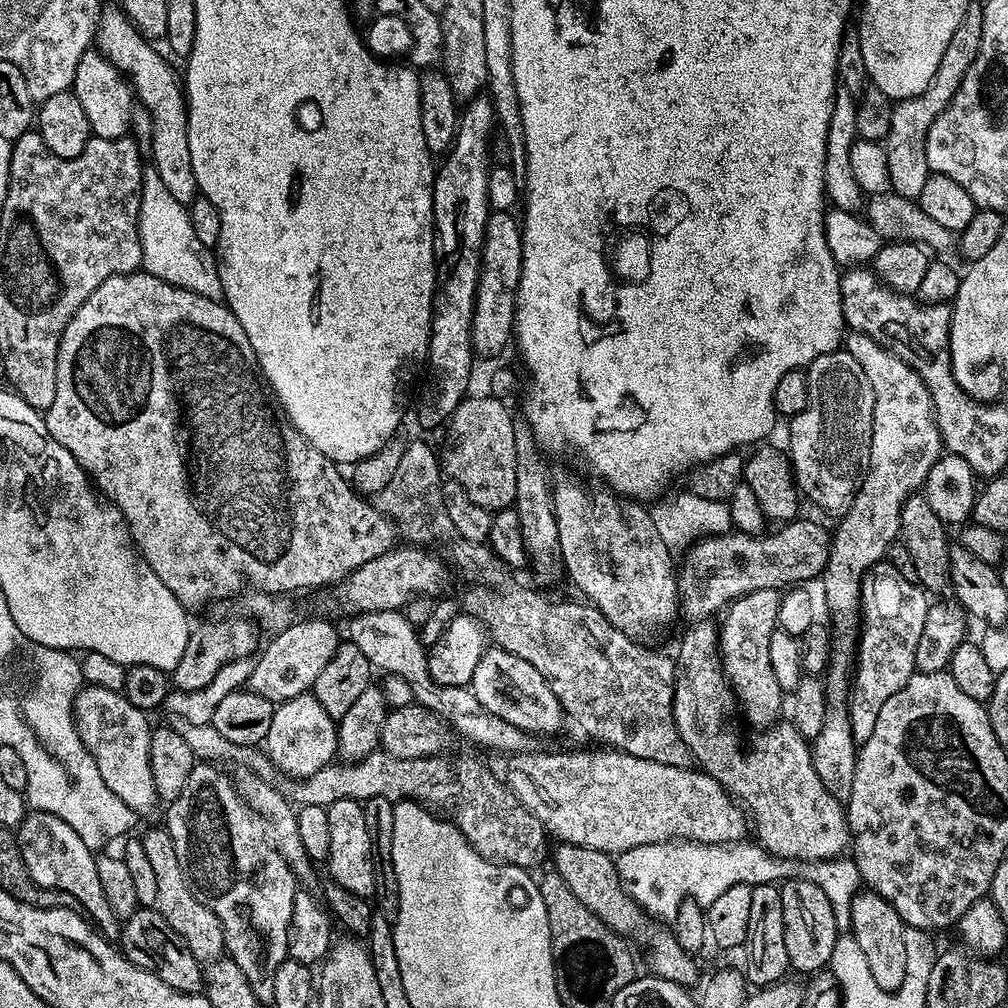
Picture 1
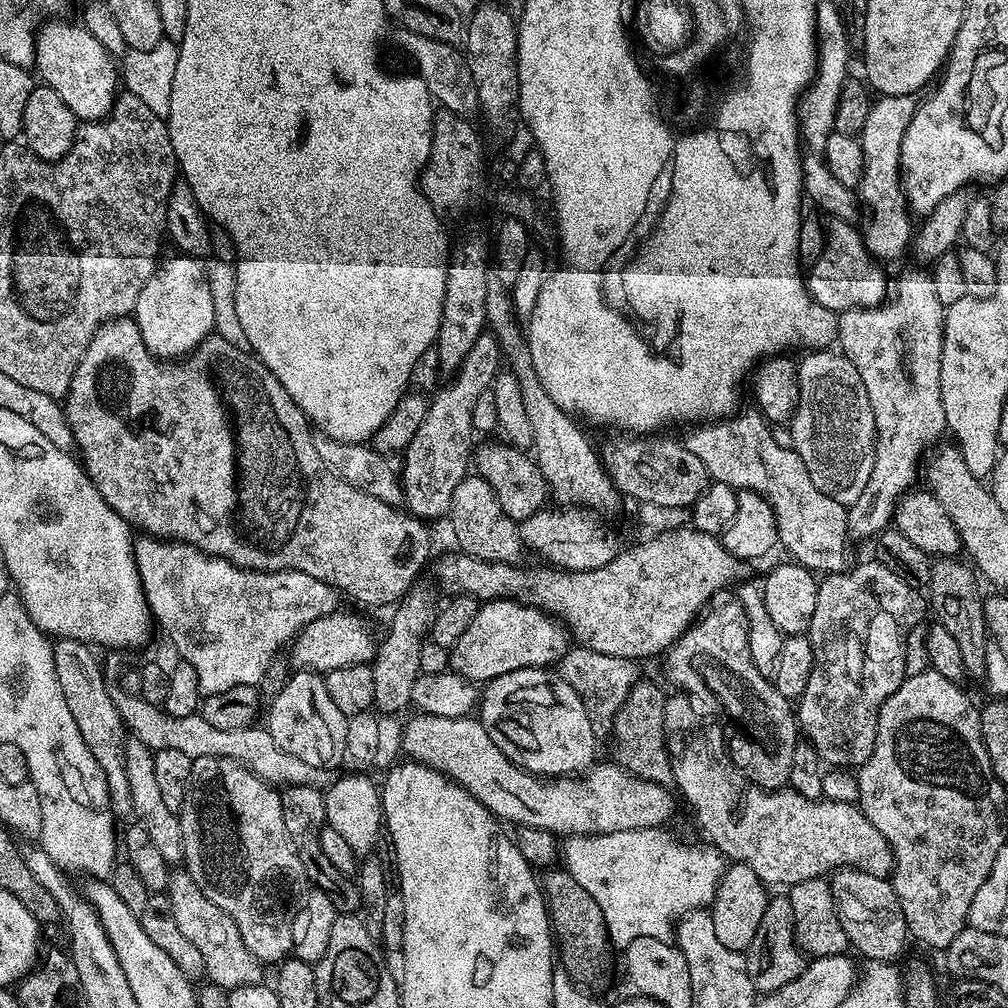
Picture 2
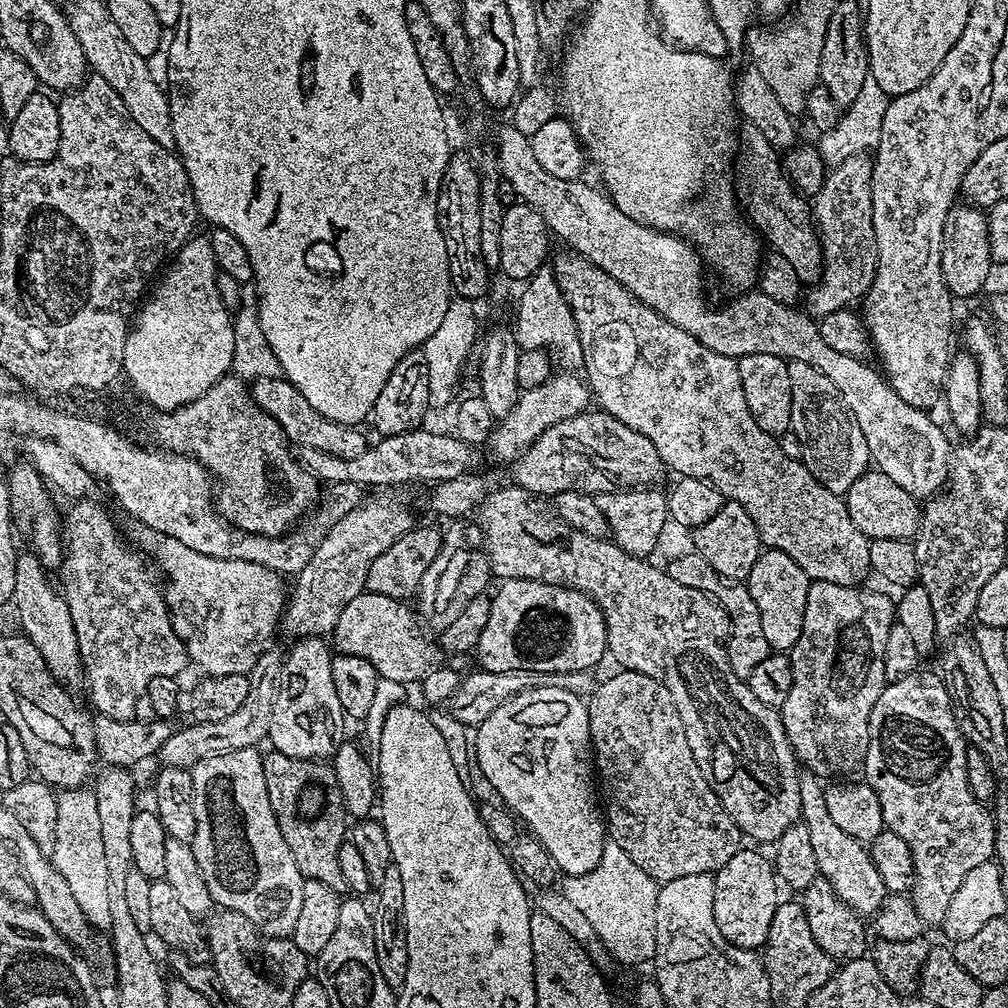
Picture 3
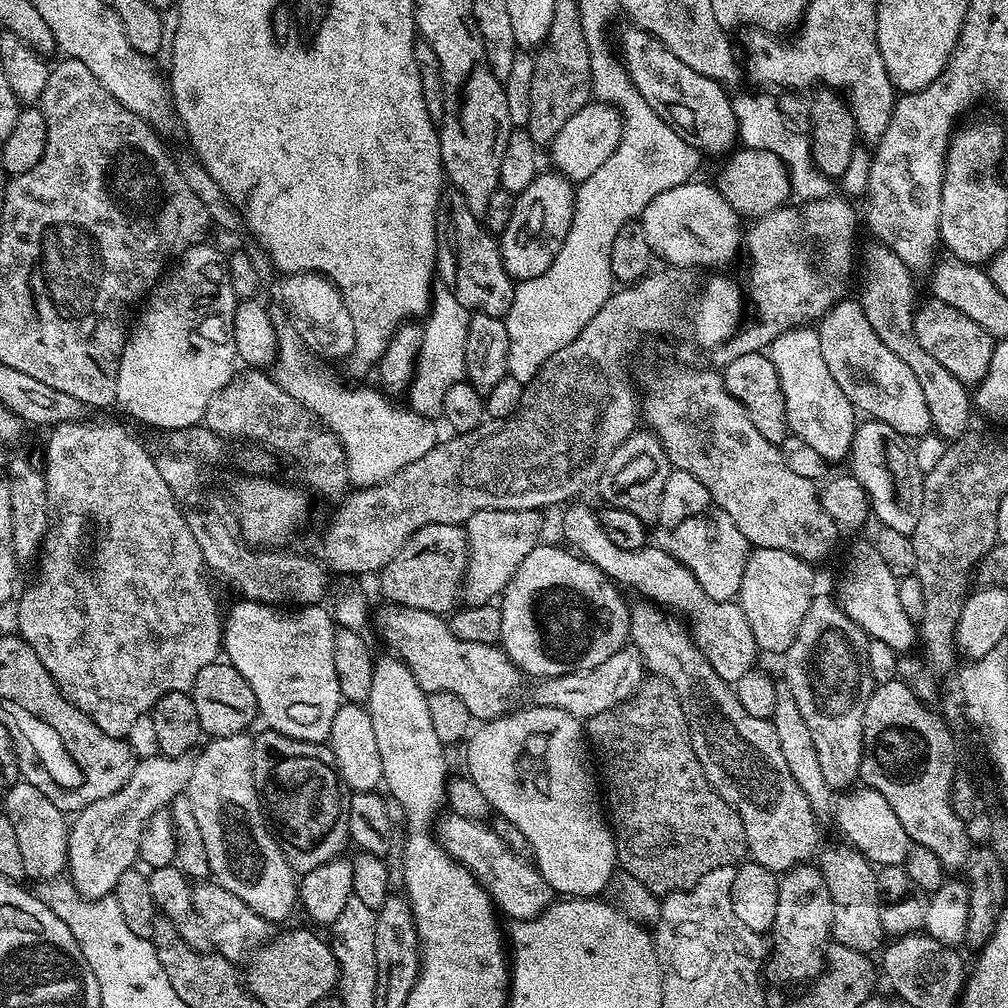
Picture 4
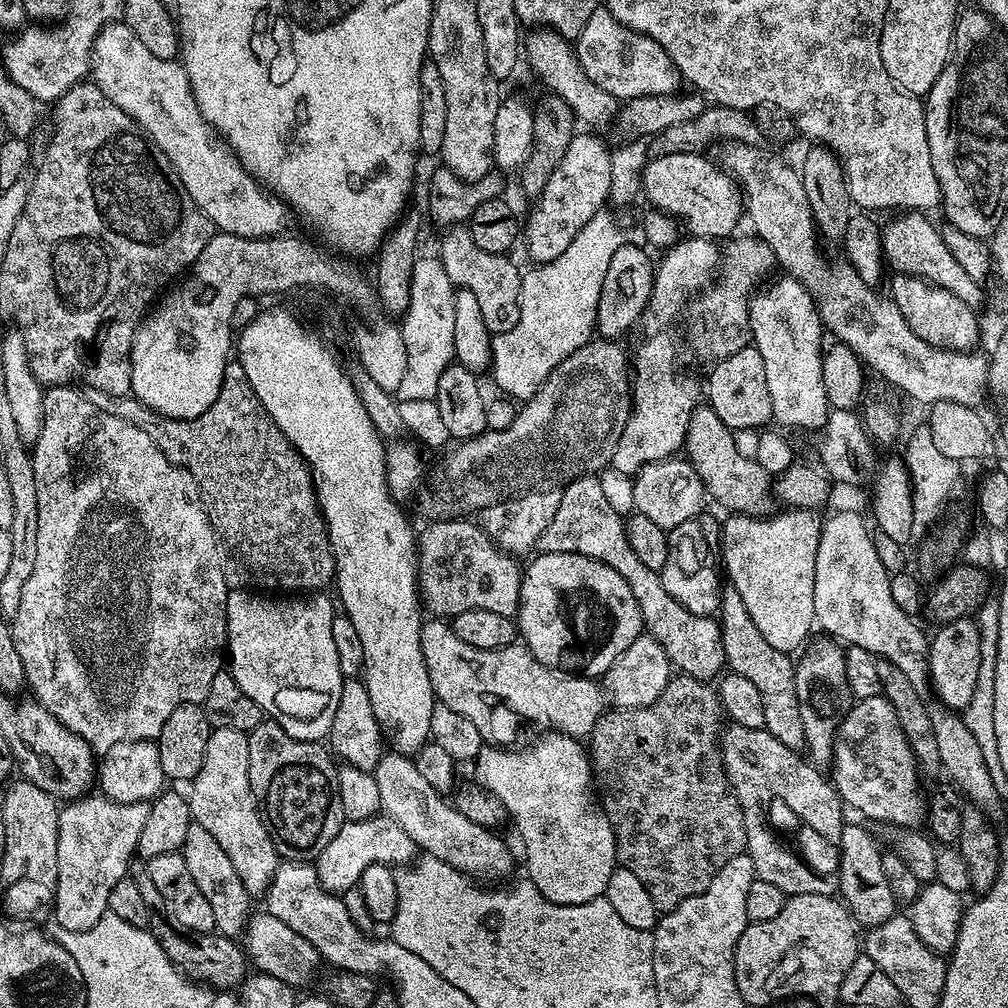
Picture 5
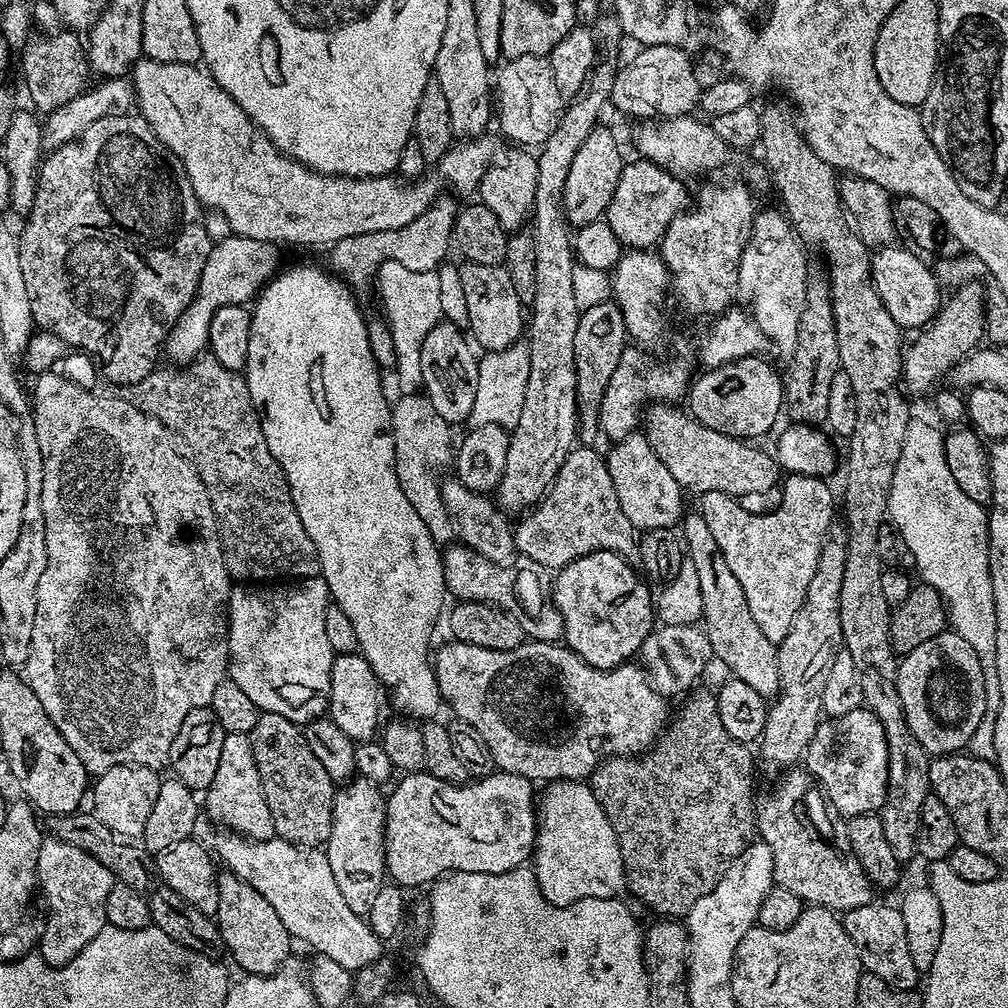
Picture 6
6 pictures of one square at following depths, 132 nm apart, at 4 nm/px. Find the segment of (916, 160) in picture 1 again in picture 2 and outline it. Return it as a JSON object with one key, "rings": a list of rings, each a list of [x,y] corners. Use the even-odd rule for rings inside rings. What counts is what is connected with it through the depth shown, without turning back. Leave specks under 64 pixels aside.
{"rings":[[[898,94],[897,96],[880,96],[875,101],[866,118],[866,126],[862,126],[858,137],[864,155],[864,173],[860,179],[858,189],[858,200],[872,211],[872,217],[865,224],[862,224],[862,235],[864,244],[868,252],[877,261],[896,260],[903,252],[907,253],[910,248],[910,241],[914,235],[913,225],[908,225],[909,209],[906,207],[904,190],[902,187],[902,173],[900,170],[900,154],[902,152],[902,138],[906,136],[906,126],[910,126],[910,118],[914,118],[918,100],[915,95],[907,96]]]}

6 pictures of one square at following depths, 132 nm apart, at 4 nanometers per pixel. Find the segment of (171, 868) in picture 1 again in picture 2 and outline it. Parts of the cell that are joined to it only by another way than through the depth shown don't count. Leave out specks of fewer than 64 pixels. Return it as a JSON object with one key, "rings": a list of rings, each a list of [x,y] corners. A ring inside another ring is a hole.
{"rings":[[[186,870],[171,873],[166,895],[174,922],[178,922],[178,930],[182,930],[184,937],[201,952],[204,976],[211,983],[231,990],[247,984],[259,984],[265,979],[261,961],[256,960],[250,950],[246,950],[246,942],[242,942],[242,934],[238,934],[234,918],[230,918],[222,906],[214,906],[214,902],[210,902],[210,898],[198,890],[198,882],[194,882]]]}

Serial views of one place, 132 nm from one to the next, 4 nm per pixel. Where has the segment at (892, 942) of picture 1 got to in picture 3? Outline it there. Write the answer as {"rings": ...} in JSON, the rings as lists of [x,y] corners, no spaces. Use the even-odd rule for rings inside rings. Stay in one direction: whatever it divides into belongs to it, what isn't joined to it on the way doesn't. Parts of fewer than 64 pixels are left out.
{"rings":[[[811,774],[800,776],[798,794],[800,795],[800,820],[810,830],[810,843],[814,845],[814,858],[818,862],[820,875],[834,886],[838,898],[846,902],[861,918],[871,918],[884,905],[884,897],[889,890],[878,874],[878,866],[872,861],[872,853],[861,841],[855,840],[846,830],[834,823],[824,797],[825,785],[821,777]]]}

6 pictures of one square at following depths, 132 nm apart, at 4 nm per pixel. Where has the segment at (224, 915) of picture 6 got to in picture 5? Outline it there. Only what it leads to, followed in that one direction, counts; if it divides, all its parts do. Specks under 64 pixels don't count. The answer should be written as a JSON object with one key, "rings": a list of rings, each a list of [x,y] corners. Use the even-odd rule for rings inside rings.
{"rings":[[[194,822],[190,826],[190,830],[186,830],[186,842],[182,851],[186,858],[186,866],[193,875],[198,890],[202,890],[206,902],[210,902],[216,931],[222,936],[243,937],[244,929],[248,927],[249,919],[254,912],[254,907],[252,908],[254,897],[242,884],[242,878],[238,878],[238,873],[234,870],[230,858],[227,857],[226,850],[222,850],[222,846],[218,846],[214,834],[210,834],[210,830],[206,830],[206,826]]]}

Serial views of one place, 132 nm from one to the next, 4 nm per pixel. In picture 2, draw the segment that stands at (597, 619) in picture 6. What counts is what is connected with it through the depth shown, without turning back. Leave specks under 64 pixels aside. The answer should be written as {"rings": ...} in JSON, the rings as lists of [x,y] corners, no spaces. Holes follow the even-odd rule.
{"rings":[[[490,600],[481,603],[474,622],[466,626],[466,634],[450,649],[450,668],[467,680],[487,682],[514,670],[548,668],[555,665],[569,647],[568,629],[541,608],[521,604],[519,600]]]}

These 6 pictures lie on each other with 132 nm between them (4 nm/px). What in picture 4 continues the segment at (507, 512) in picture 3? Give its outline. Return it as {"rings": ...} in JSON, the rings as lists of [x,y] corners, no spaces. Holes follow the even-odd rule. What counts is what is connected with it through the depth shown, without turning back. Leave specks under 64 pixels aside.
{"rings":[[[639,603],[631,605],[628,617],[631,647],[635,648],[645,669],[653,677],[670,682],[670,686],[674,686],[678,702],[682,702],[686,722],[690,726],[694,754],[698,754],[698,762],[710,786],[714,786],[716,793],[742,818],[742,826],[746,830],[748,856],[755,863],[766,866],[777,874],[786,873],[798,864],[811,861],[821,847],[820,828],[816,825],[819,824],[818,817],[814,814],[806,794],[802,794],[794,774],[790,774],[790,766],[786,766],[786,758],[778,746],[778,734],[774,734],[771,720],[754,718],[754,714],[742,707],[742,702],[738,702],[736,697],[735,687],[718,678],[718,674],[714,674],[714,667],[692,640],[689,629],[683,623],[671,624],[655,603]]]}

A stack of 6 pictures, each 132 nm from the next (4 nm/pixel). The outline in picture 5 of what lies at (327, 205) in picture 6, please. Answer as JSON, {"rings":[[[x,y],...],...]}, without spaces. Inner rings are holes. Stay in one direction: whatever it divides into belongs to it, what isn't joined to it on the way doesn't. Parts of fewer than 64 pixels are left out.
{"rings":[[[122,22],[107,24],[92,47],[91,79],[170,158],[186,194],[210,218],[213,229],[258,240],[283,233],[290,209],[240,165],[225,141],[217,138],[194,102],[190,78],[179,59],[158,58]]]}

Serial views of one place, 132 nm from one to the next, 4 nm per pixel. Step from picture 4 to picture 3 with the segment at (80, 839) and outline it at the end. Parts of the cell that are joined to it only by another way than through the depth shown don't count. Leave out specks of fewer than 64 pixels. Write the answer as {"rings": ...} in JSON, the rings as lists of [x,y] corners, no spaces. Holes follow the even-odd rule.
{"rings":[[[272,650],[262,653],[248,676],[250,690],[246,694],[246,699],[242,701],[242,707],[235,714],[222,718],[222,722],[188,722],[185,728],[177,727],[160,748],[159,763],[164,766],[191,769],[199,760],[263,745],[268,740],[270,714],[274,714],[274,702],[280,689],[281,667],[281,653]]]}

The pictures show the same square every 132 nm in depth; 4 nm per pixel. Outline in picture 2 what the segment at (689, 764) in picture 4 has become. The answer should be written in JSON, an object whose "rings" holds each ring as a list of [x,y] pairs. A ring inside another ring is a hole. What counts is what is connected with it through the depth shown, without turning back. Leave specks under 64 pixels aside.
{"rings":[[[641,679],[630,690],[626,702],[622,702],[616,719],[612,722],[610,735],[612,735],[611,759],[615,763],[643,780],[668,786],[673,783],[674,761],[668,756],[668,746],[664,742],[665,699],[666,692],[658,685]]]}

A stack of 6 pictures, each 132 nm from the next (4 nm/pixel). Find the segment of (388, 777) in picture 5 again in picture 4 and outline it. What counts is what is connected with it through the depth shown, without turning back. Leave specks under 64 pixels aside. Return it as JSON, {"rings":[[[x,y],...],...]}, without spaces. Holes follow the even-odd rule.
{"rings":[[[450,812],[437,821],[436,837],[449,856],[471,870],[472,876],[486,889],[493,904],[511,921],[537,917],[555,901],[556,893],[535,865],[513,852],[487,823]]]}

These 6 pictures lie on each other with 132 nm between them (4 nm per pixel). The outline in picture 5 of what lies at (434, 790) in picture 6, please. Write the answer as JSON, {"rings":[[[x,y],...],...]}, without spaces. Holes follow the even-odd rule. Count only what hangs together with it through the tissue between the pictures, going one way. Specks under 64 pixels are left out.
{"rings":[[[377,814],[370,820],[345,820],[338,834],[334,834],[333,840],[326,846],[326,850],[316,856],[314,867],[318,882],[322,882],[327,892],[343,894],[359,885],[360,875],[362,870],[366,870],[366,866],[408,866],[417,856],[417,844],[402,830],[402,826],[387,814]]]}

